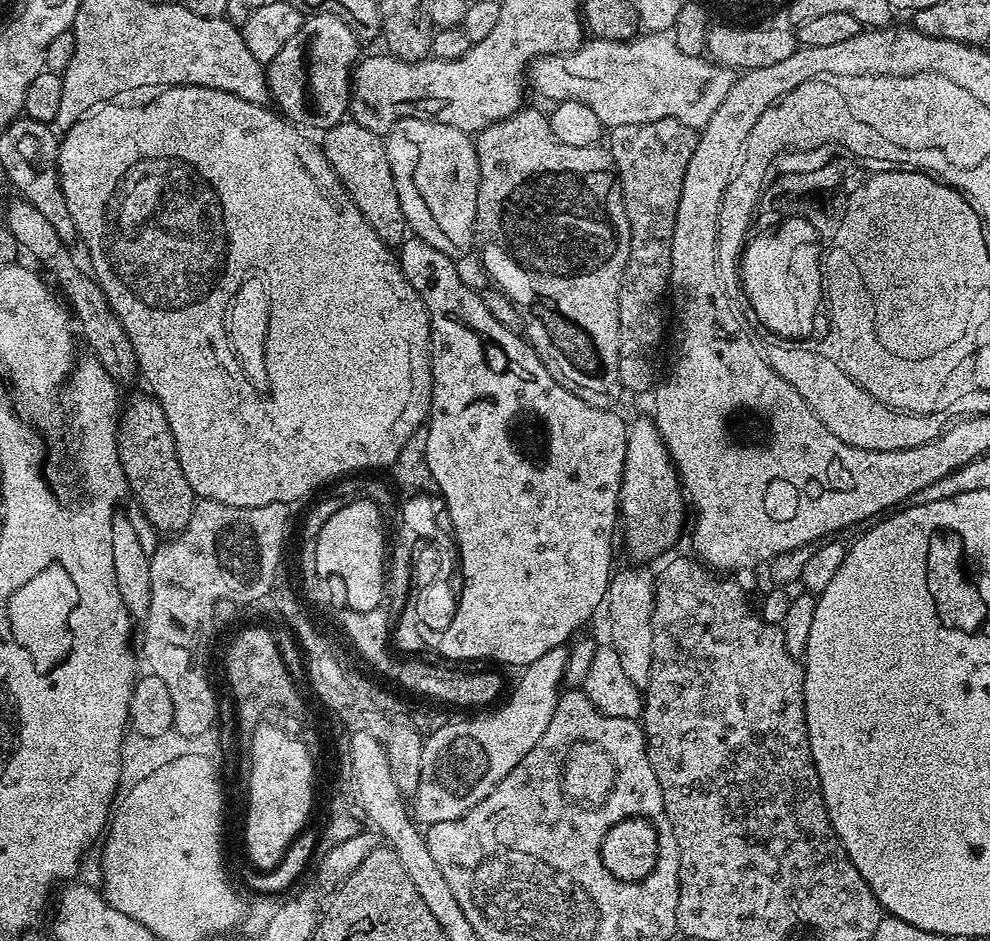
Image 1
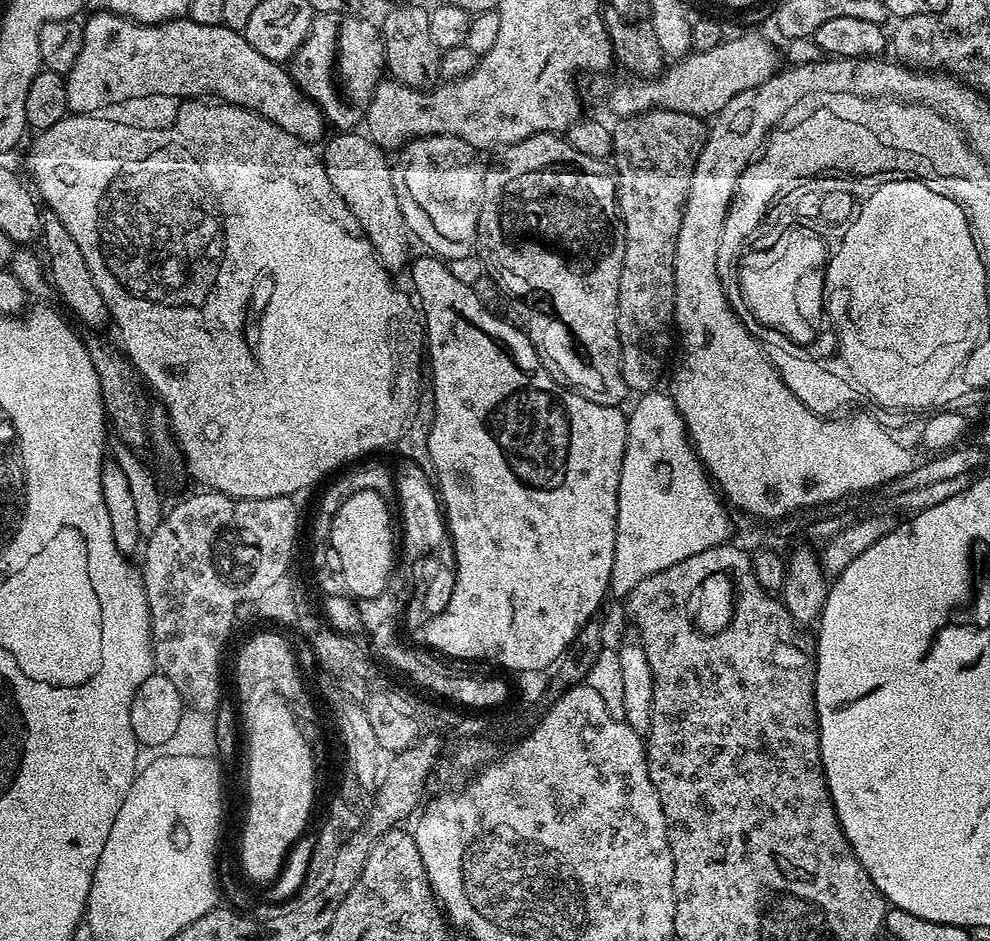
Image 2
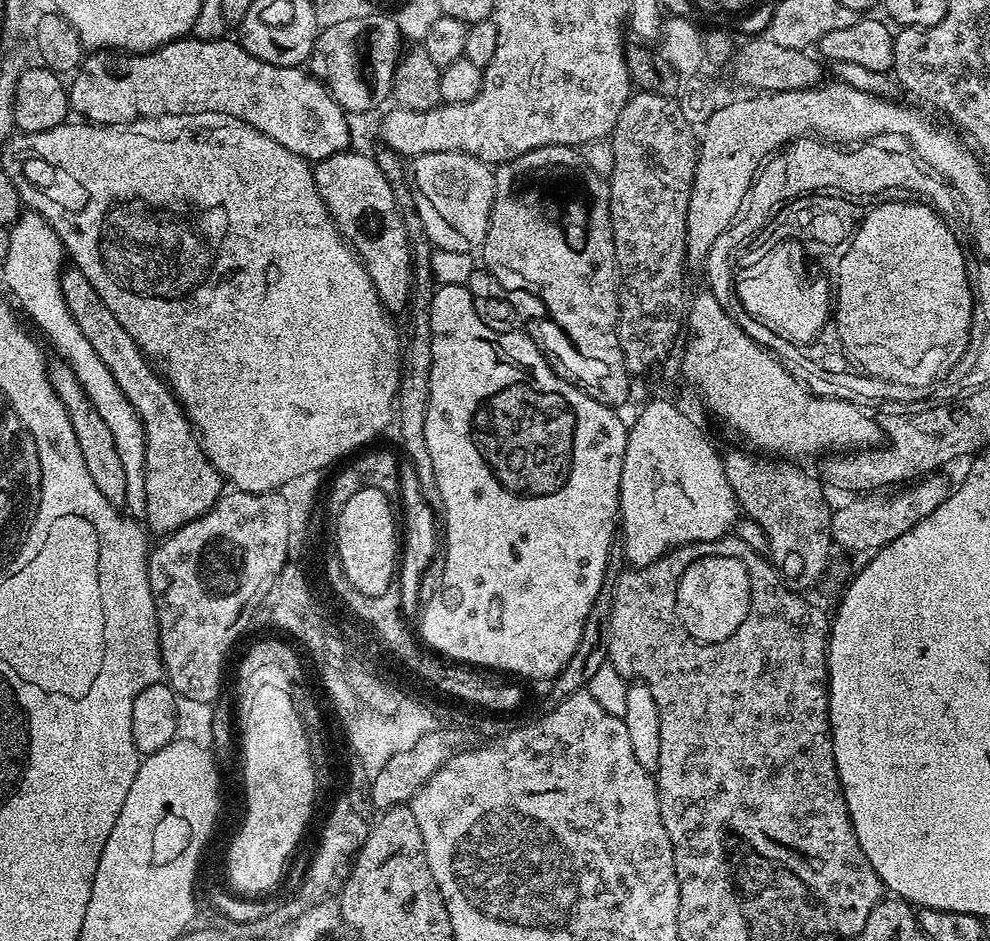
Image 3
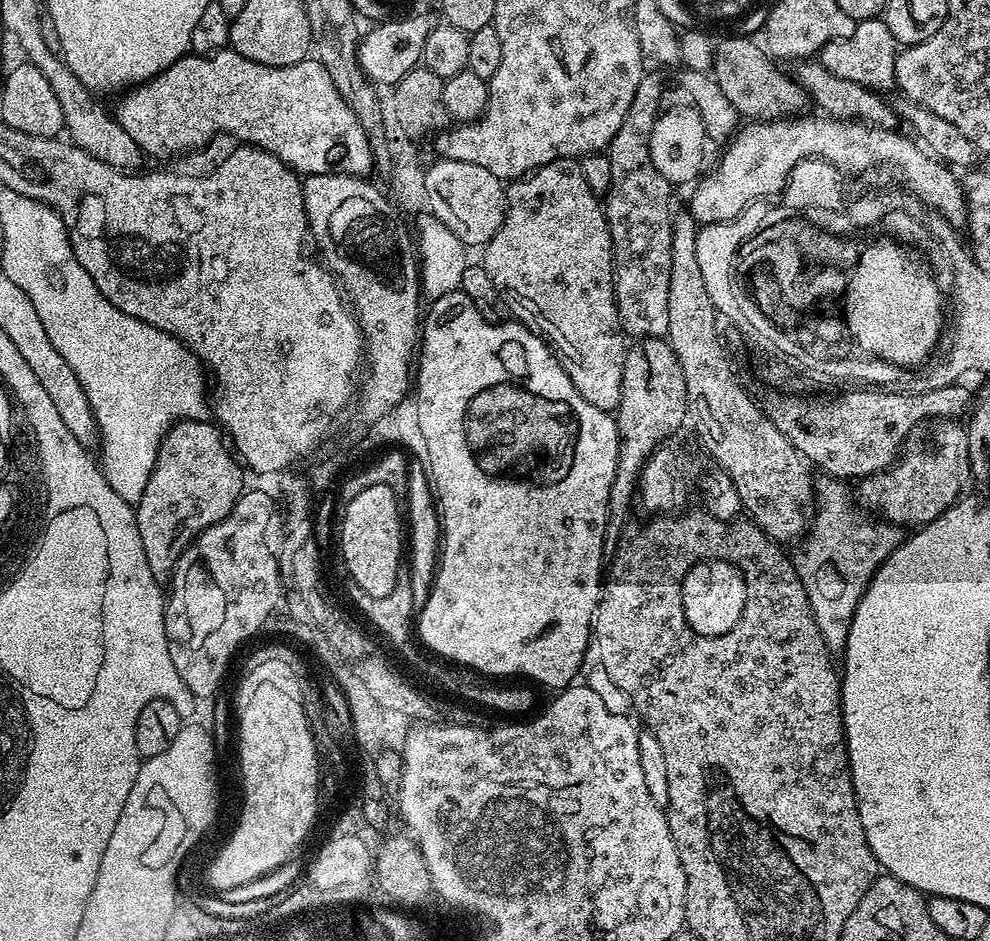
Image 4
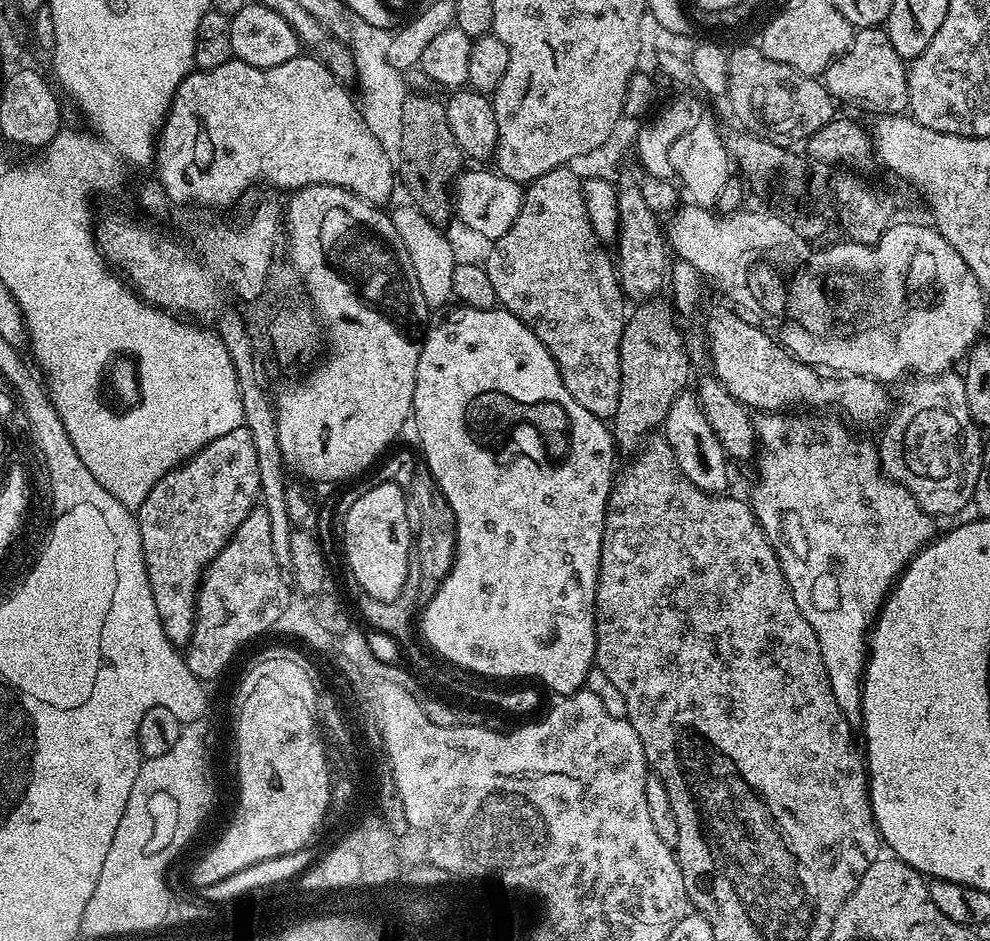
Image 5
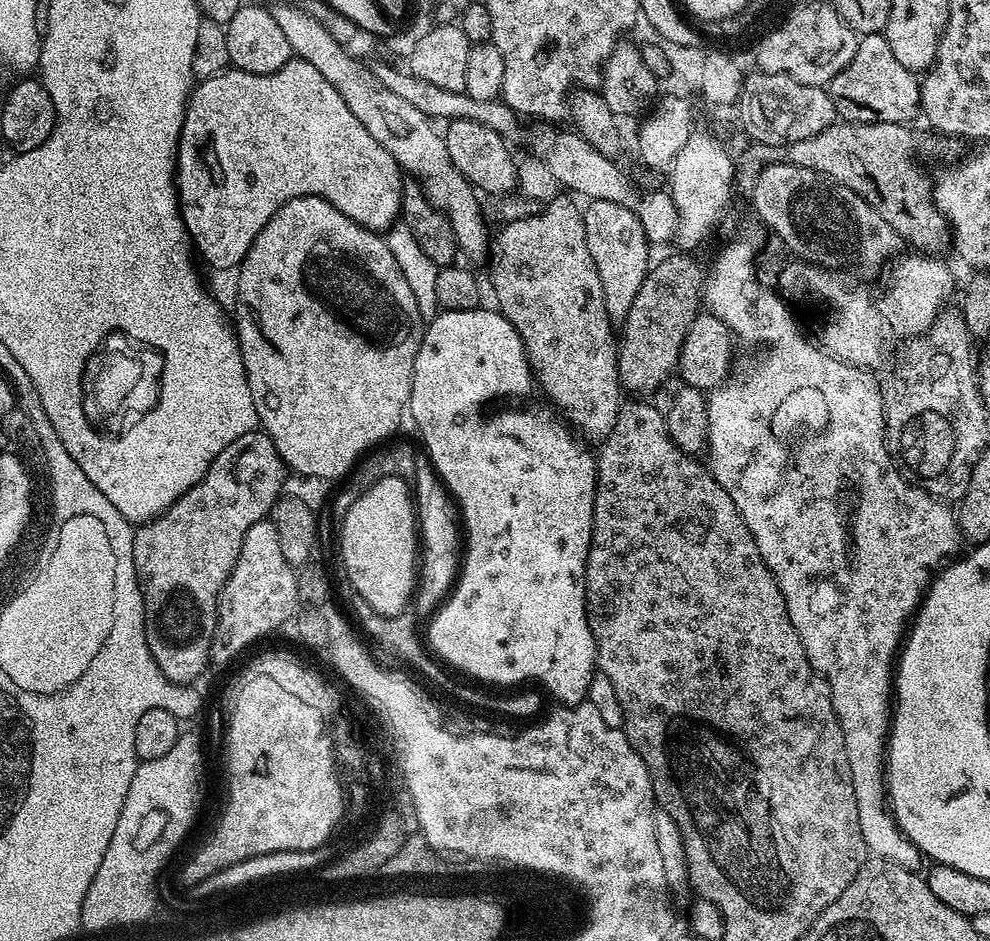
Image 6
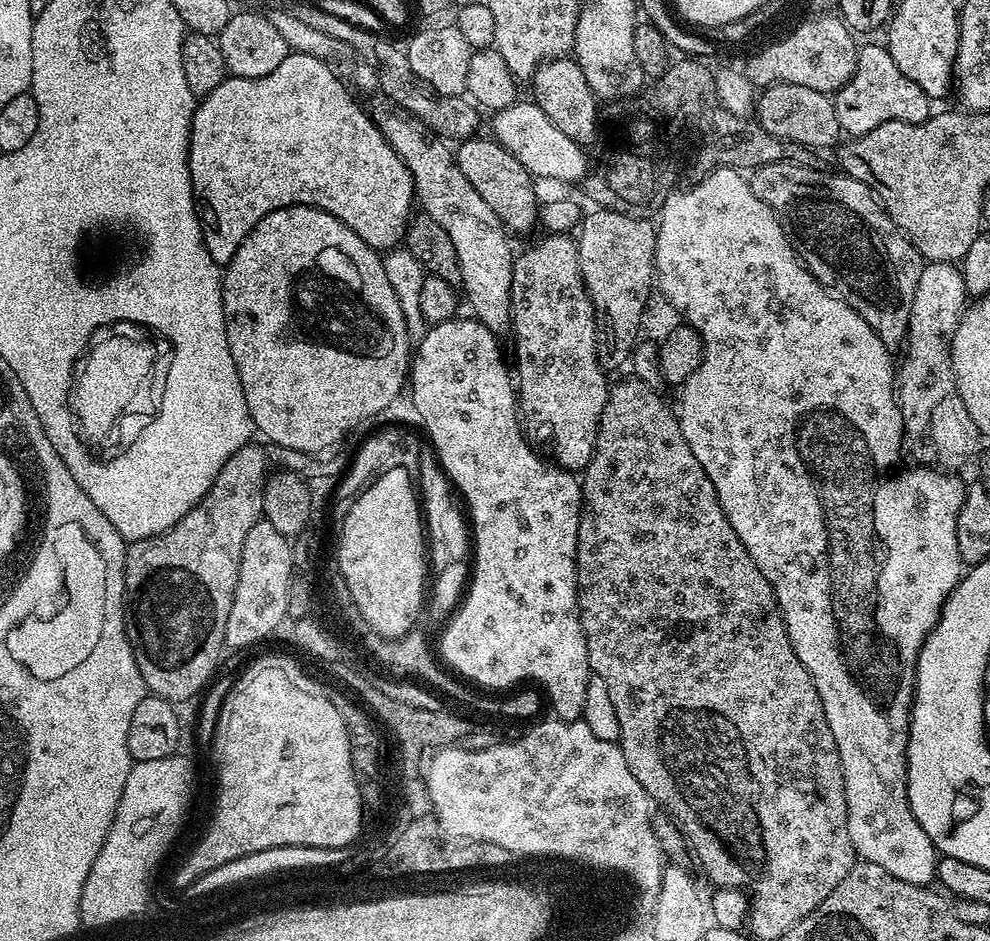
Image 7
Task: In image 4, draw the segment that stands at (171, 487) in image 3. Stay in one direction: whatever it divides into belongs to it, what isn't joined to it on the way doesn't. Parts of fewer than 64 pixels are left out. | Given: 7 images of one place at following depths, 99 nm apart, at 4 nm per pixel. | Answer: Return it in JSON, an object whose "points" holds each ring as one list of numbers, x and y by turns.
{"points":[[181,419,168,429,150,482,146,482,142,498,134,505,142,550,146,550,146,562,150,562,150,570,157,578,167,577,188,545,234,510,246,488,241,461,234,455,225,433,215,423,206,421]]}

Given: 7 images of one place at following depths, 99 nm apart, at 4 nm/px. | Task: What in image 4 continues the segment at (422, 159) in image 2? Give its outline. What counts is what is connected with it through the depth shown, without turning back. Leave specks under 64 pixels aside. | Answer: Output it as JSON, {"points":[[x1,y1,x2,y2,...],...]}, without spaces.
{"points":[[437,159,423,173,423,188,426,190,427,211,438,217,464,245,483,246,494,238,498,226,504,221,506,192,502,182,490,170,474,166,470,162,454,162]]}

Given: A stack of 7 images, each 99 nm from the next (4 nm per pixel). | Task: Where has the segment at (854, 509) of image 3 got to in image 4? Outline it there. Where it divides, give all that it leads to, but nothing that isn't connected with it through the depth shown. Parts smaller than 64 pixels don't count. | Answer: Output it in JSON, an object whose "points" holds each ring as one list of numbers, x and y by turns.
{"points":[[952,418,941,419,932,426,928,440,922,441,920,448,905,447,898,457,899,462,884,472,864,477,855,485,861,502,881,512,883,519,893,526,929,524,955,504,967,489,964,487,972,476,967,427]]}

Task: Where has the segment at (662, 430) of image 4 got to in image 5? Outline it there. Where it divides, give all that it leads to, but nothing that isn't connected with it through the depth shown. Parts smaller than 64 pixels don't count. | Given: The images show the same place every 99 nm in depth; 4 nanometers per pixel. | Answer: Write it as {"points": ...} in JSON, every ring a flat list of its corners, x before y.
{"points":[[654,298,635,308,625,321,622,342,619,343,619,404,612,419,615,447,626,456,635,453,644,437,650,434,648,432,663,423,674,399,688,386,692,370,686,338,674,324,671,307]]}

